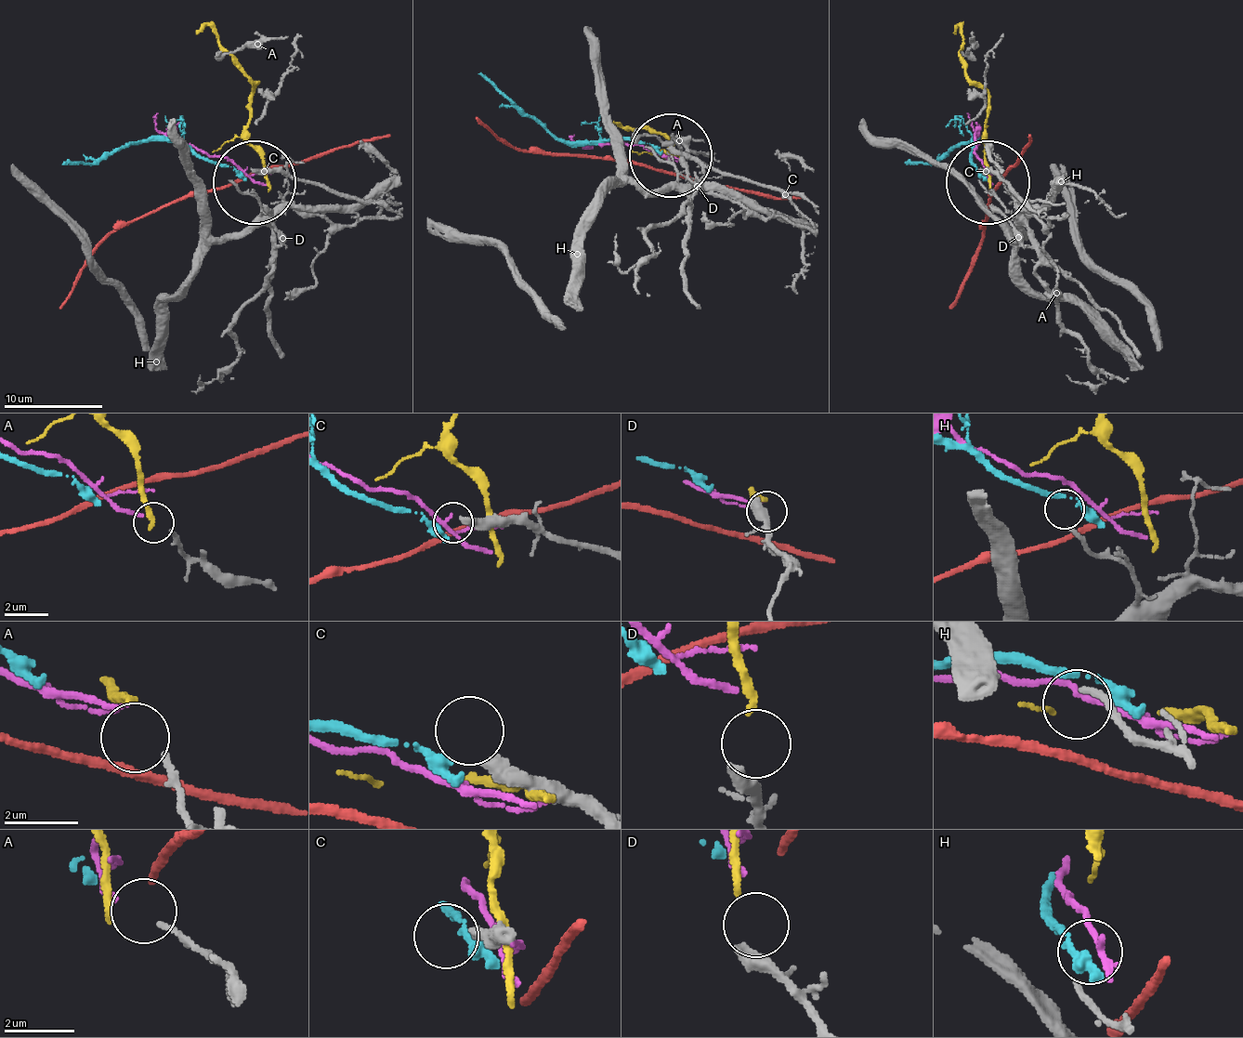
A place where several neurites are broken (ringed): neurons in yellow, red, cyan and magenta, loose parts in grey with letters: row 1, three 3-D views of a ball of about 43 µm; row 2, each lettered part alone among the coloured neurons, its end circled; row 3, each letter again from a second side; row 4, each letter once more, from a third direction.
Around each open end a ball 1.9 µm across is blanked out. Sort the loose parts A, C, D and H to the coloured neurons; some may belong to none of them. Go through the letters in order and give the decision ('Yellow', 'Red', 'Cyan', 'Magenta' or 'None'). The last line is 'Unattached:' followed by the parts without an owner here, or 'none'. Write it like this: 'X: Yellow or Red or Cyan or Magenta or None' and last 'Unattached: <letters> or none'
A: Magenta
C: None
D: Yellow
H: None
Unattached: C, H

